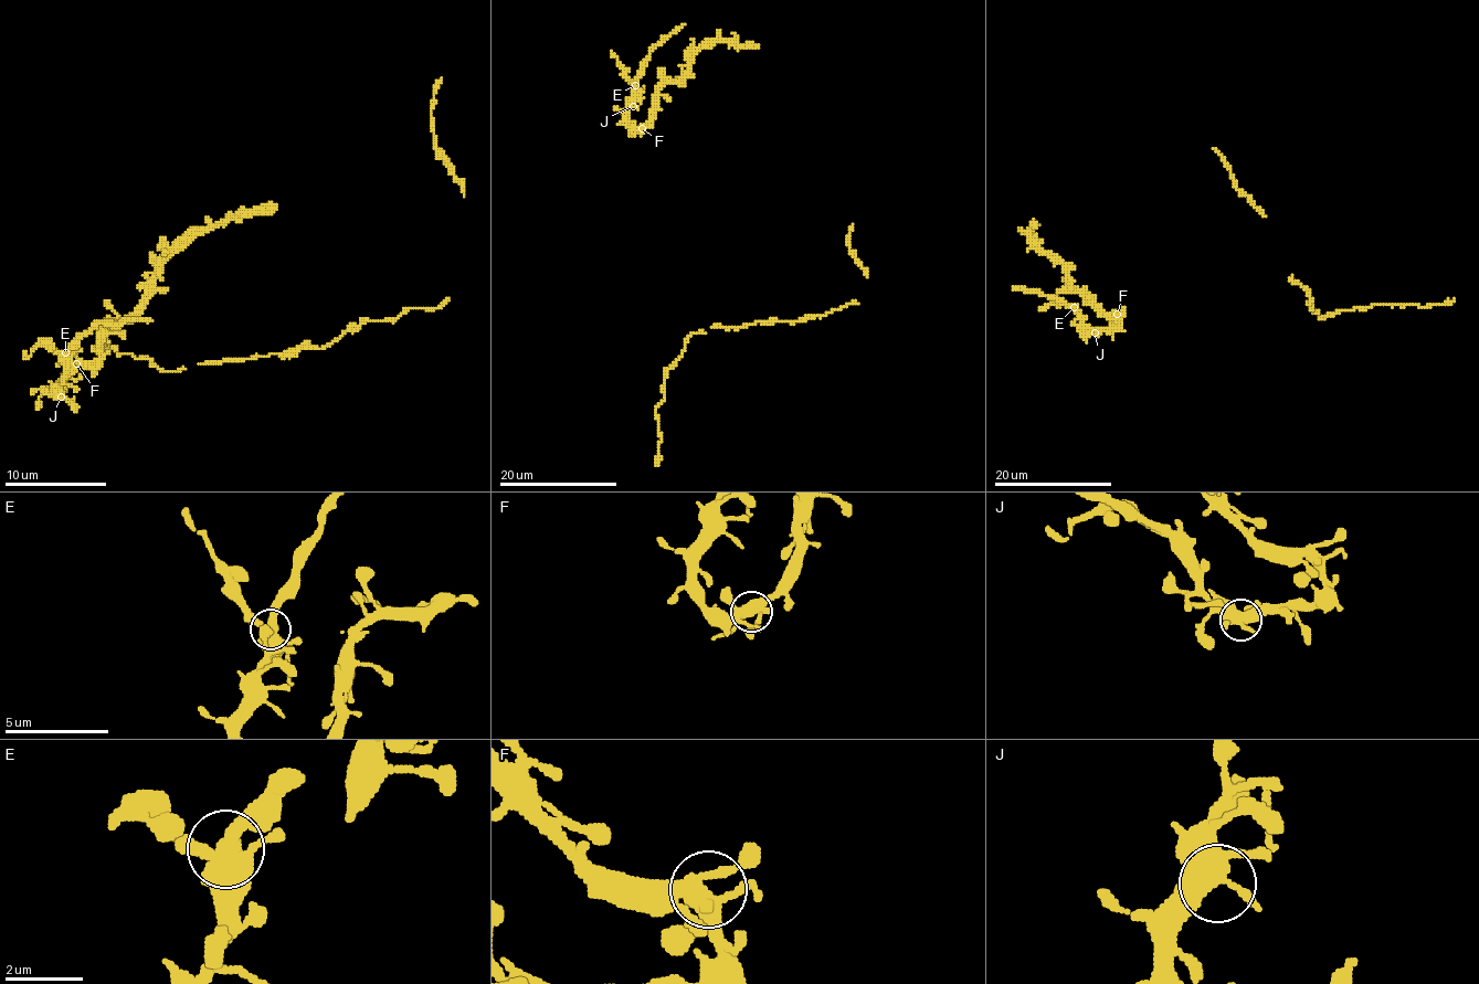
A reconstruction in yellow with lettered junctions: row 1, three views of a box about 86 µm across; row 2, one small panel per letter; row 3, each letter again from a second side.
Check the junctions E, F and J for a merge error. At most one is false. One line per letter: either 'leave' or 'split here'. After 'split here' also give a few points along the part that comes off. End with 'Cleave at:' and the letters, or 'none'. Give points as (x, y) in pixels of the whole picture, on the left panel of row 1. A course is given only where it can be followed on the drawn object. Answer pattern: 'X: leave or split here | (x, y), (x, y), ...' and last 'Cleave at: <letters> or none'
E: split here | (66, 353), (99, 324), (152, 320)
F: leave
J: leave
Cleave at: E

